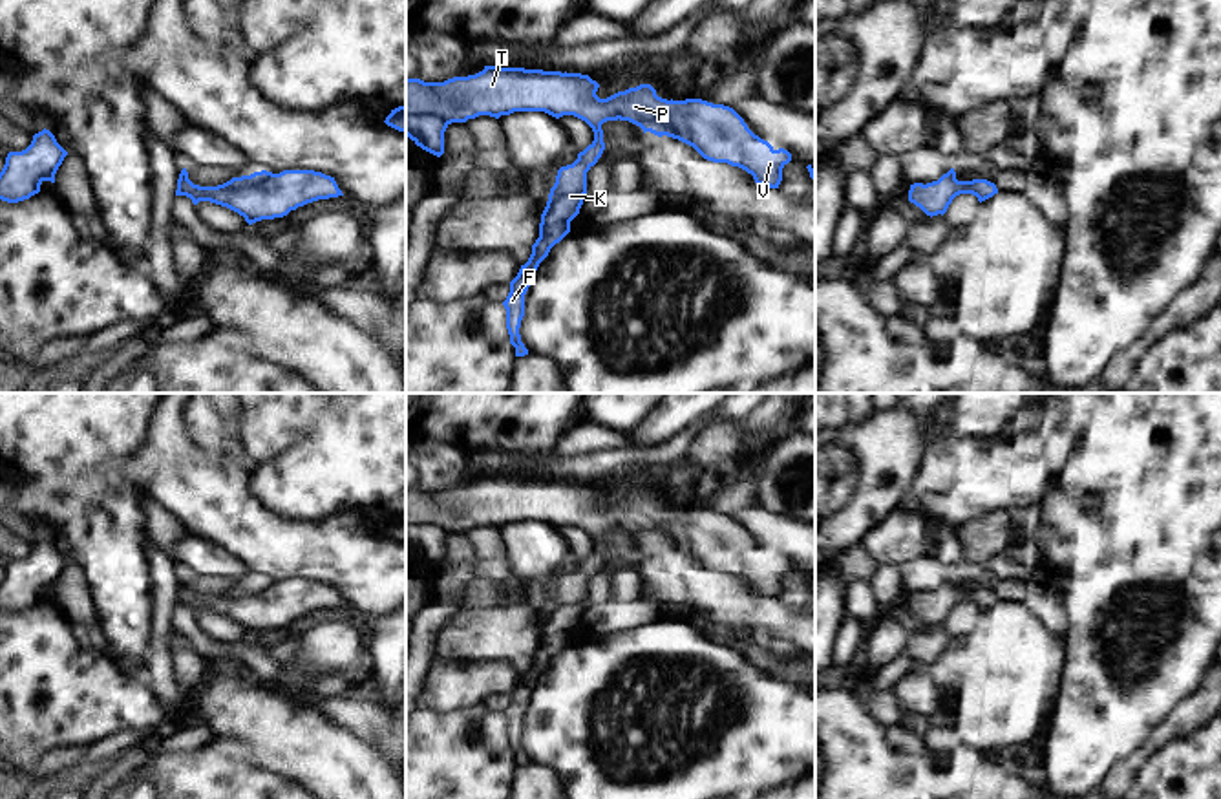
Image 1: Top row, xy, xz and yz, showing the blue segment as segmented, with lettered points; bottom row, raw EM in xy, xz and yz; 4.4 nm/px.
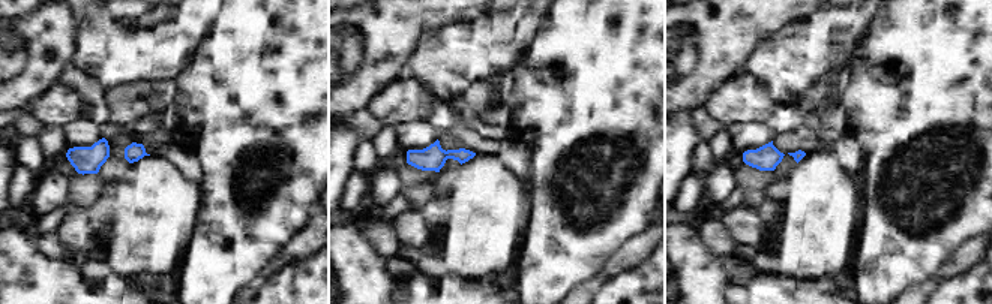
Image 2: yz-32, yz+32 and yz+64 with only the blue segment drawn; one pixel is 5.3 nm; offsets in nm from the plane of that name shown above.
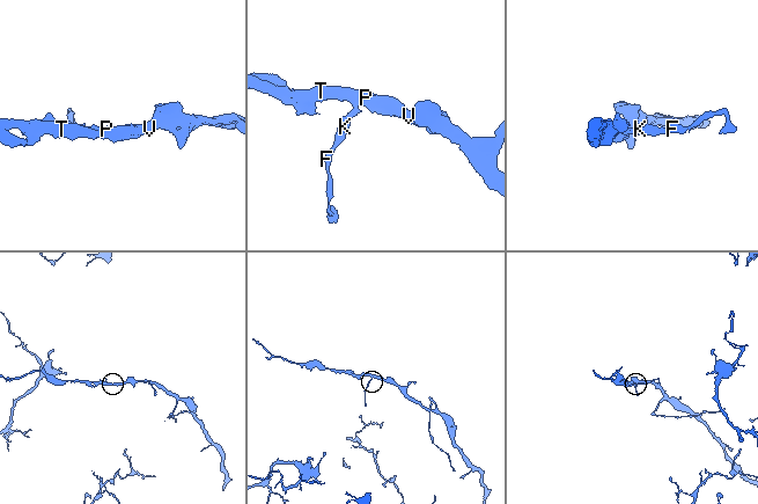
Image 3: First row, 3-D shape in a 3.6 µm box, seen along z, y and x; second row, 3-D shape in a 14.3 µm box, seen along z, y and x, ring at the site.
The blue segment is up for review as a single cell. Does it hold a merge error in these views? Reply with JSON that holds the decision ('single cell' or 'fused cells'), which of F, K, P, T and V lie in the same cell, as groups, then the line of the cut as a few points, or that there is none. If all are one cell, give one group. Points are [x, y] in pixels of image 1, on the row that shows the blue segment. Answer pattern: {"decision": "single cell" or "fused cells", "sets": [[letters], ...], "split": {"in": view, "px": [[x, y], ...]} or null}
{"decision": "single cell", "sets": [["F", "K", "P", "T", "V"]], "split": null}

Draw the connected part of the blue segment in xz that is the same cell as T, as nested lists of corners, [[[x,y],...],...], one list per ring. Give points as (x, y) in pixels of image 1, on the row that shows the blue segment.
[[[484,66],[475,75],[444,82],[406,79],[406,135],[437,157],[444,154],[446,128],[479,115],[495,119],[514,112],[545,112],[556,119],[574,115],[594,132],[594,141],[578,154],[578,159],[557,170],[541,214],[539,238],[532,245],[528,261],[510,282],[510,293],[503,302],[515,357],[528,355],[519,327],[532,274],[550,249],[570,232],[570,221],[579,214],[587,194],[587,172],[605,150],[603,123],[629,121],[643,133],[678,139],[704,159],[738,166],[751,174],[757,185],[770,188],[779,188],[782,168],[791,161],[788,150],[775,150],[755,135],[729,106],[702,99],[667,101],[658,97],[651,84],[607,99],[596,95],[598,88],[596,80],[581,73],[497,66]]]

